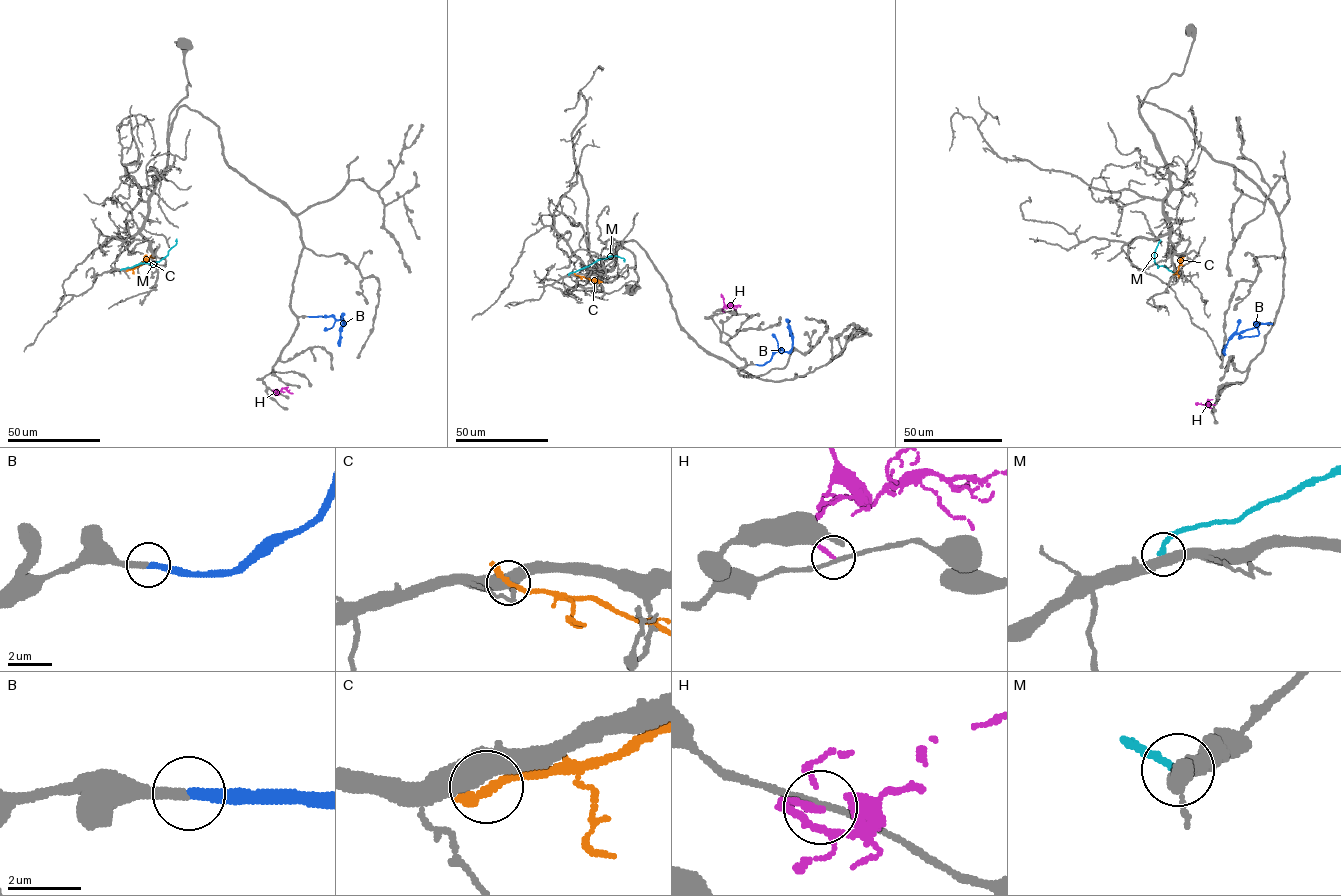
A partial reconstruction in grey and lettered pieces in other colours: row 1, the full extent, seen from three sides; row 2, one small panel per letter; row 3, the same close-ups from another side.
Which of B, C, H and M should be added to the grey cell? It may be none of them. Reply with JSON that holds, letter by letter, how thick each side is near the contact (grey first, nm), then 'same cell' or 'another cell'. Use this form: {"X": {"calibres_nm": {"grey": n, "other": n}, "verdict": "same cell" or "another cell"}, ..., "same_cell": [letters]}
{"B": {"calibres_nm": {"grey": 280, "other": 300}, "verdict": "same cell"}, "C": {"calibres_nm": {"grey": 550, "other": 320}, "verdict": "another cell"}, "H": {"calibres_nm": {"grey": 160, "other": 180}, "verdict": "another cell"}, "M": {"calibres_nm": {"grey": 460, "other": 200}, "verdict": "another cell"}, "same_cell": ["B"]}

